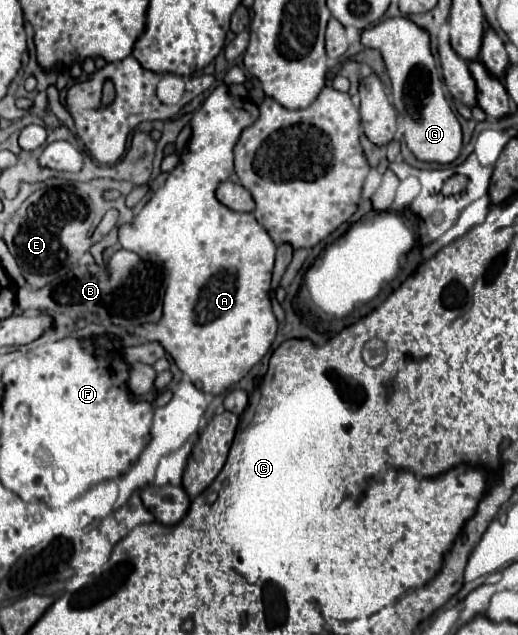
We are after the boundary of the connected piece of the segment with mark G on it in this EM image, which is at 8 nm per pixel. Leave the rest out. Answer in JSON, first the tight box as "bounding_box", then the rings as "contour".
{"bounding_box":[360,17,462,163],"contour":[[[394,17],[362,31],[360,41],[364,47],[382,51],[392,81],[394,107],[404,117],[404,127],[406,127],[404,135],[410,151],[420,161],[430,161],[430,163],[454,161],[462,149],[462,131],[442,91],[442,79],[436,69],[436,61],[430,53],[428,33],[406,17]]]}

